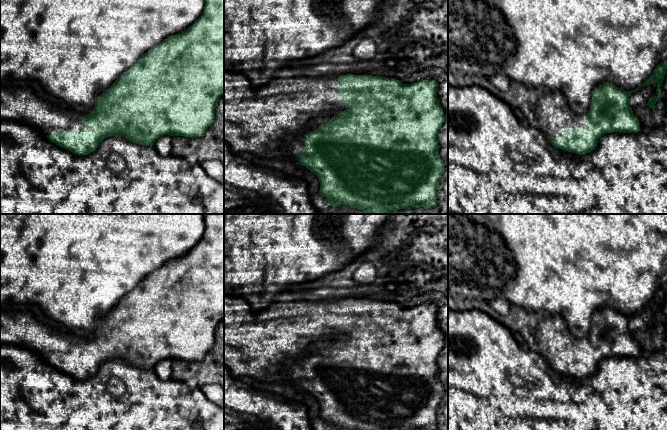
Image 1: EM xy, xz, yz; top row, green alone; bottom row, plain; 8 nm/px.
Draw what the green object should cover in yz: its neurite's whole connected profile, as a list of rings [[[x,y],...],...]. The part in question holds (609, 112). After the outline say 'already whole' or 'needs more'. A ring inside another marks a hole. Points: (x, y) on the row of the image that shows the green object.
[[[605,82],[593,90],[590,110],[580,115],[570,109],[565,96],[559,90],[546,90],[538,100],[535,116],[539,122],[539,128],[547,135],[552,146],[582,155],[594,150],[598,139],[604,134],[640,131],[639,119],[629,106],[629,96],[637,90],[638,88],[626,91]]]; needs more

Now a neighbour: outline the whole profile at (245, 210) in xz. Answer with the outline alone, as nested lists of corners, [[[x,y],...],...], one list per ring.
[[[243,208],[227,212],[227,214],[270,214],[268,211],[260,208]]]

